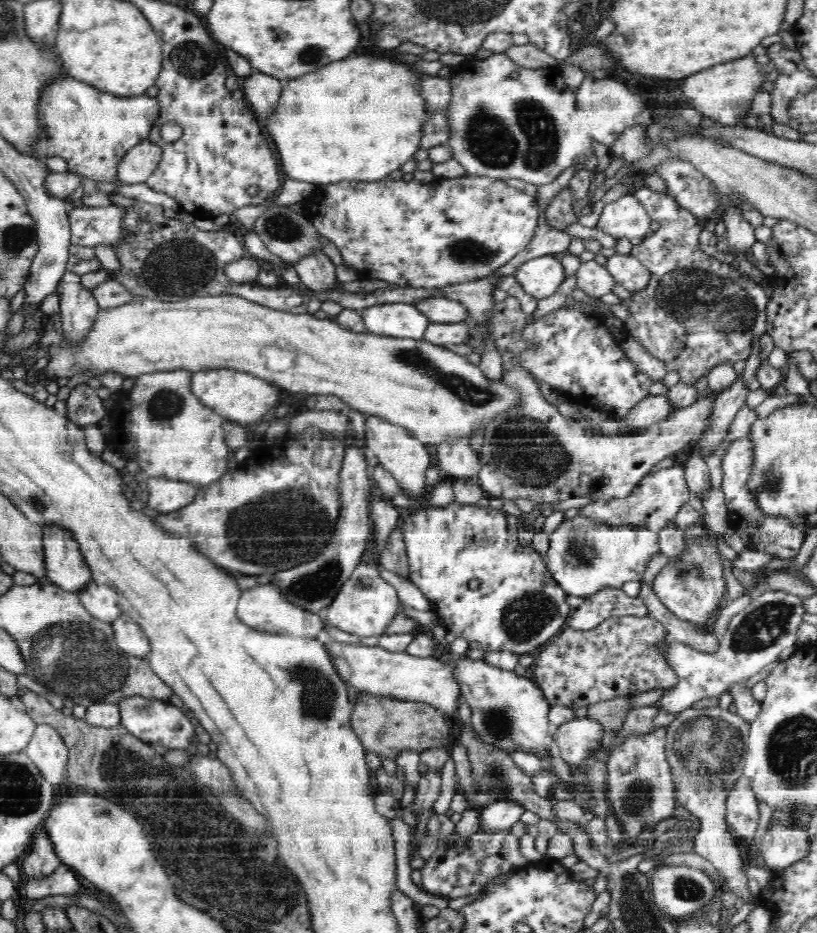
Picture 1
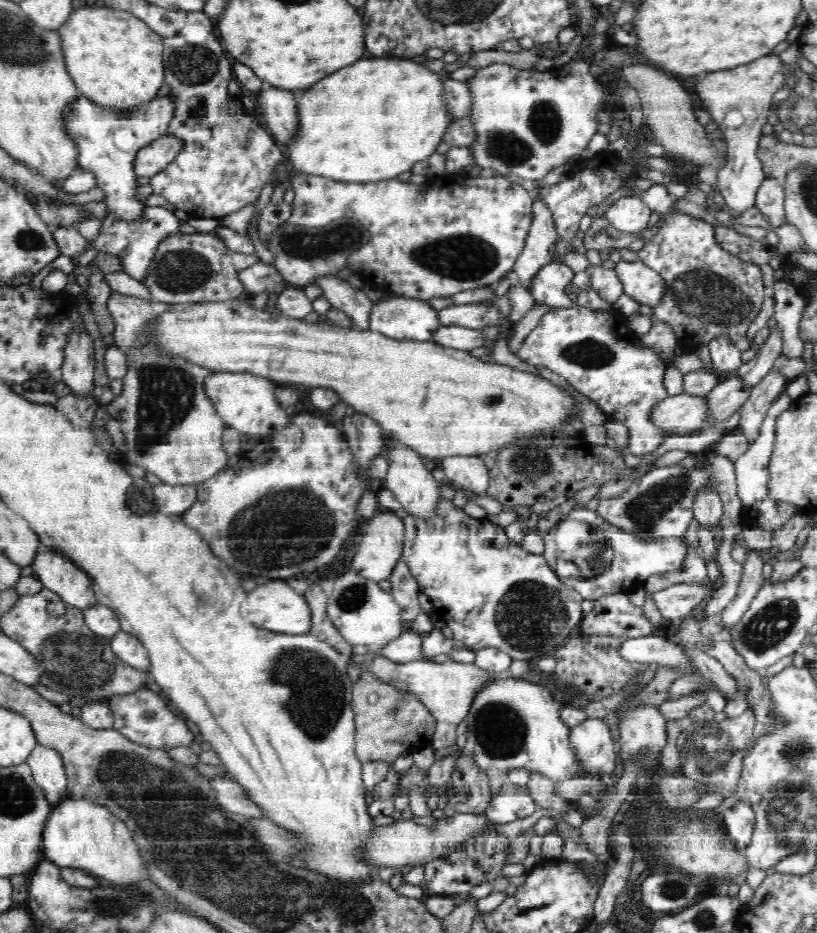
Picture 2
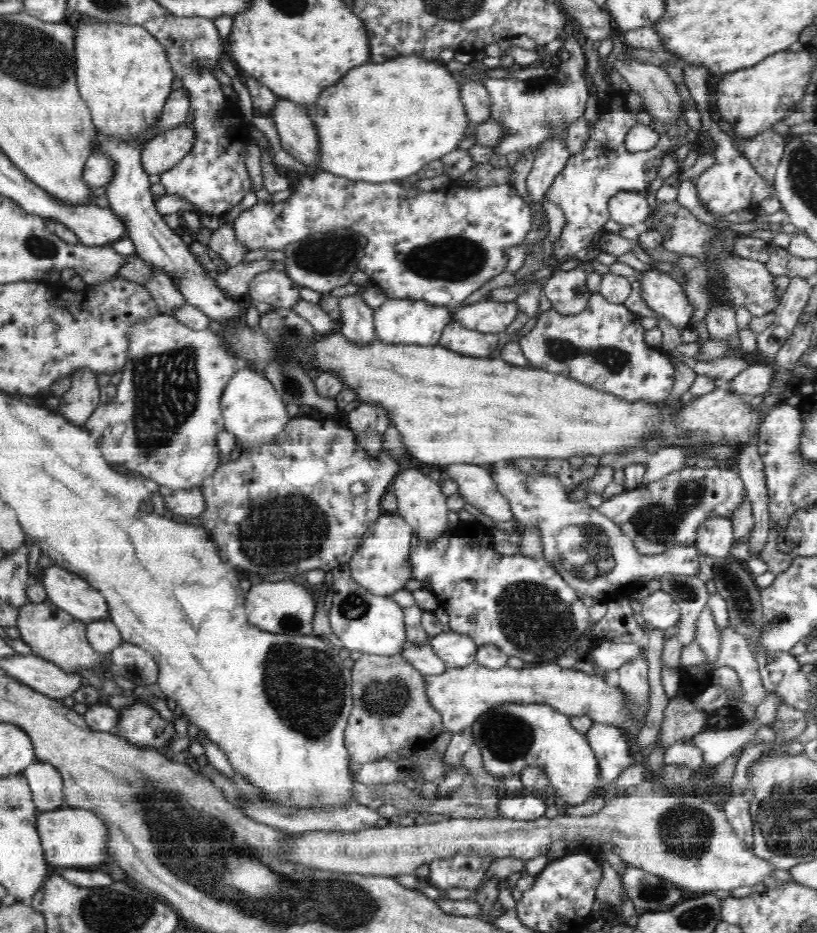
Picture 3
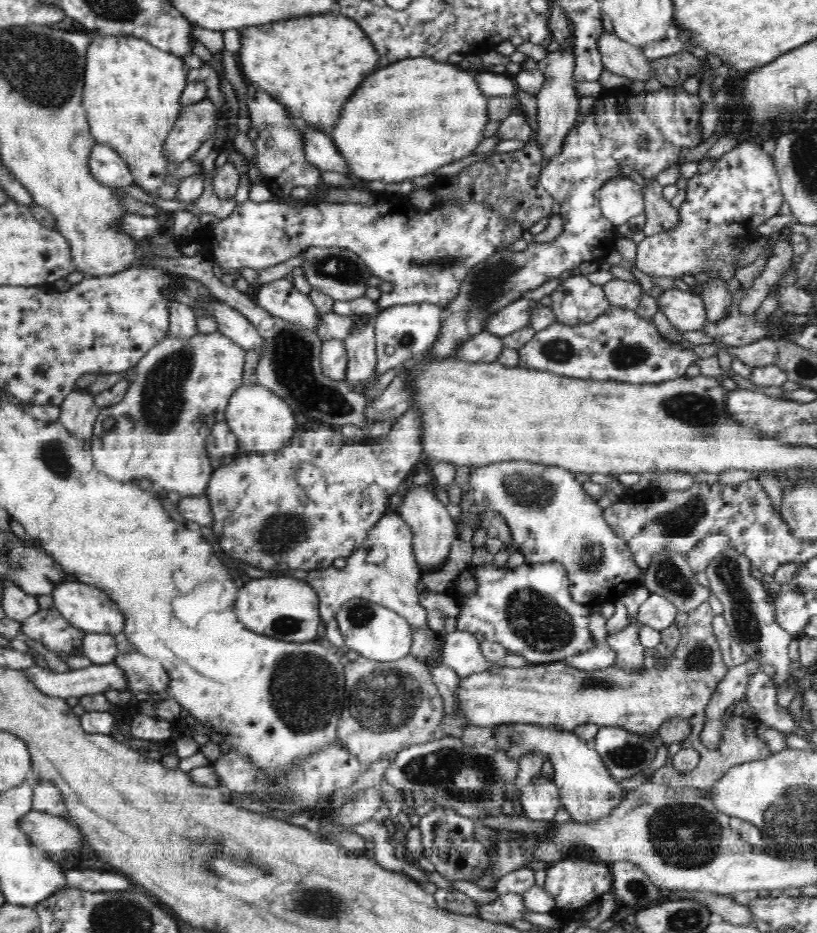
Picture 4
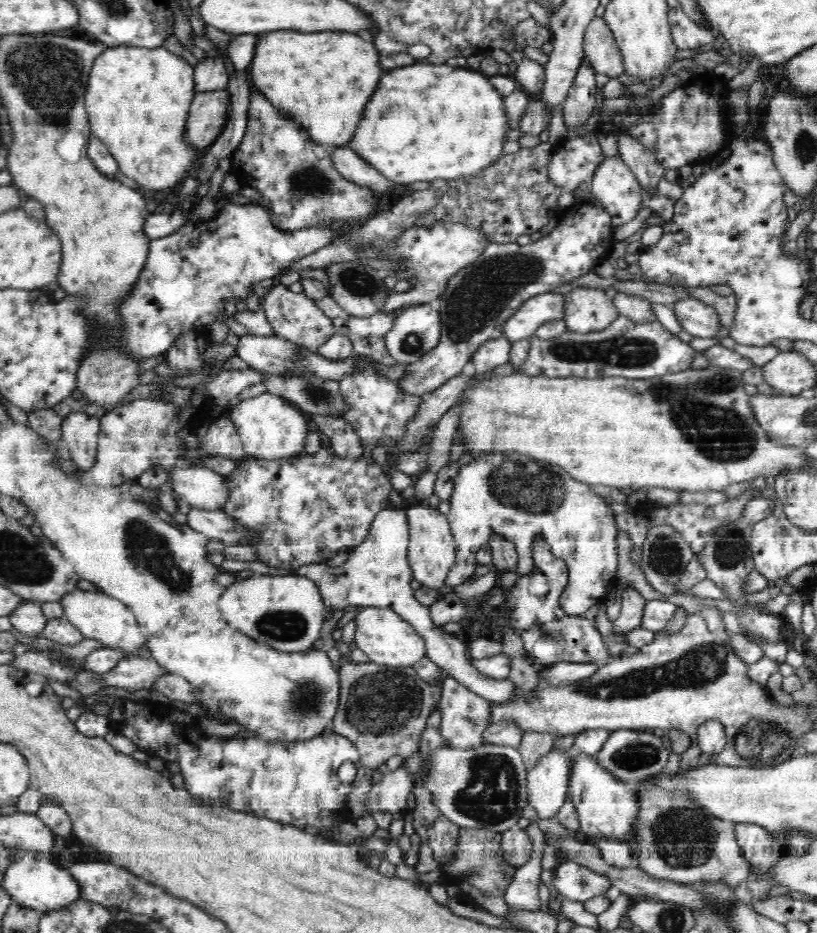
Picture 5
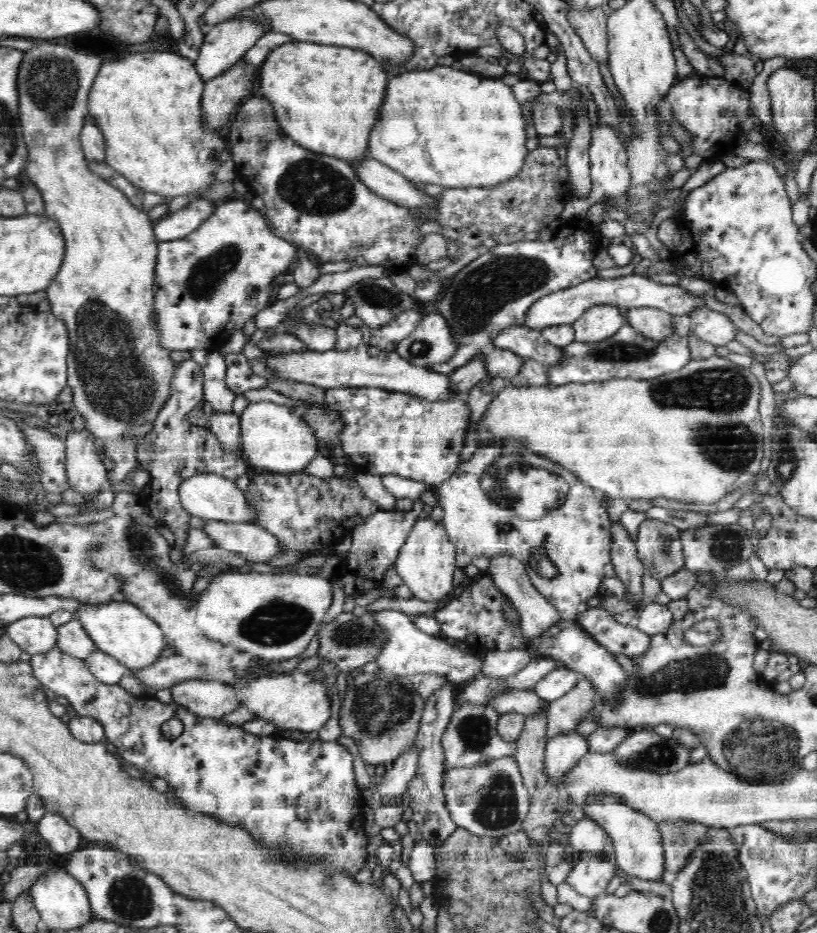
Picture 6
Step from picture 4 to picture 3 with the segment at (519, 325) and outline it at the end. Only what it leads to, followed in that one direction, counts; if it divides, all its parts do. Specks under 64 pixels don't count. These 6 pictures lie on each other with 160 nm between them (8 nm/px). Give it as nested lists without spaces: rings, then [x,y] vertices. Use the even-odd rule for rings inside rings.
[[[482,300],[452,311],[454,321],[469,330],[482,333],[500,333],[516,319],[519,306],[515,302]]]

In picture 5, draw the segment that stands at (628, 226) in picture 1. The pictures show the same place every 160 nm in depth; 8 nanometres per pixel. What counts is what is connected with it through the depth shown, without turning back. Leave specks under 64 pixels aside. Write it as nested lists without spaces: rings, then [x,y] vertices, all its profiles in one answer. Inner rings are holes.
[[[607,156],[592,177],[592,194],[612,217],[612,226],[632,220],[643,206],[642,185],[619,156]]]

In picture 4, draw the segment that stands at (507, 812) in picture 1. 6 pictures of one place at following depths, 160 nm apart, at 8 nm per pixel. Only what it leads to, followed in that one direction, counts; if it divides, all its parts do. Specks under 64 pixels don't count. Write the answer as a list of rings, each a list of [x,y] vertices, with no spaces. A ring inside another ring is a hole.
[[[536,775],[530,785],[520,788],[523,816],[536,821],[553,821],[561,804],[557,786],[544,776]]]

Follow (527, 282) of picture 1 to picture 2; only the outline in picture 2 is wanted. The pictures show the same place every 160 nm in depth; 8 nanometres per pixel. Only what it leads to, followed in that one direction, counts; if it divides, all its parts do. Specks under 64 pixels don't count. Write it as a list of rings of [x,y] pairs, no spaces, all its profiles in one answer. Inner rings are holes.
[[[548,261],[533,274],[529,290],[537,303],[555,308],[575,308],[572,294],[574,271],[565,263]]]

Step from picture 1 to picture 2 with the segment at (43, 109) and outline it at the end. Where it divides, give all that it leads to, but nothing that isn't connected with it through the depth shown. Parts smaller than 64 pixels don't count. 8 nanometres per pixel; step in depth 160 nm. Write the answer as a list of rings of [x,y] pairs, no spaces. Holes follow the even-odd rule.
[[[80,94],[67,106],[63,118],[63,130],[72,138],[77,148],[77,167],[92,171],[96,184],[104,192],[107,212],[118,220],[136,222],[142,218],[147,206],[136,197],[138,175],[133,174],[133,161],[140,148],[165,135],[169,121],[173,118],[172,97],[156,97],[130,110],[108,108],[96,104],[88,96]]]

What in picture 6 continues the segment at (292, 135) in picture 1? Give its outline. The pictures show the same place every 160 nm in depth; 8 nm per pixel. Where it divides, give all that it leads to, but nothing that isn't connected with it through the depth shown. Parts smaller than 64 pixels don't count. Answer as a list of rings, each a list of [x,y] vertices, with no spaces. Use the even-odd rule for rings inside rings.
[[[436,65],[431,69],[417,69],[412,72],[404,72],[388,80],[386,86],[384,100],[381,106],[381,112],[377,118],[380,118],[376,124],[372,126],[372,132],[369,133],[368,150],[369,158],[376,159],[382,164],[394,169],[396,172],[404,175],[409,181],[424,182],[424,184],[438,184],[445,188],[468,188],[474,186],[496,186],[500,182],[514,178],[522,166],[524,160],[528,156],[528,147],[526,147],[526,122],[522,115],[523,104],[516,100],[512,87],[508,86],[501,78],[486,77],[480,74],[470,73],[469,71],[454,69],[450,66]]]

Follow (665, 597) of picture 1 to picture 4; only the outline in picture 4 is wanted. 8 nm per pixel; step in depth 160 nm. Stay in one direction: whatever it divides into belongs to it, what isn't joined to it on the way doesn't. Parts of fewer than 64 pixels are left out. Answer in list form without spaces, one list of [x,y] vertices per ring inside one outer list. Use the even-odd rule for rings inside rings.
[[[649,593],[649,597],[639,606],[637,621],[654,630],[664,631],[676,622],[678,609],[666,598],[658,594]]]

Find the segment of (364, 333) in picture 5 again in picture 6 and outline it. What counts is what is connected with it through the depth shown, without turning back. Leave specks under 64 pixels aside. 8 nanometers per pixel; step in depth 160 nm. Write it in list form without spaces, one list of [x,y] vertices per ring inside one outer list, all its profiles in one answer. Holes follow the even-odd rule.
[[[414,311],[400,314],[400,317],[394,321],[382,326],[379,330],[372,331],[369,345],[392,352],[404,338],[417,328],[421,318],[422,315]]]

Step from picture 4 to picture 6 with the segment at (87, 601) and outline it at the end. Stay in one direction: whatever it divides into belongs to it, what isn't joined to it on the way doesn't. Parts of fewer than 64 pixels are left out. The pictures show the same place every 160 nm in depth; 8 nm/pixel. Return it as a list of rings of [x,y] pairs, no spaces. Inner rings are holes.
[[[106,601],[97,604],[81,603],[77,606],[75,618],[93,640],[97,650],[117,658],[130,669],[145,668],[160,658],[164,650],[164,638],[160,627],[148,618],[134,603],[127,601]]]

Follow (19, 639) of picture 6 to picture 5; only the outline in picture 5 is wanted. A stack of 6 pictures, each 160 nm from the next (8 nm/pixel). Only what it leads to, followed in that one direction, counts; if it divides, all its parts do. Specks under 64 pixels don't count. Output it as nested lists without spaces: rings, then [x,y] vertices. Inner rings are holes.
[[[25,601],[16,606],[16,610],[11,612],[9,620],[20,634],[36,639],[41,637],[41,630],[44,629],[48,619],[44,616],[40,602]]]

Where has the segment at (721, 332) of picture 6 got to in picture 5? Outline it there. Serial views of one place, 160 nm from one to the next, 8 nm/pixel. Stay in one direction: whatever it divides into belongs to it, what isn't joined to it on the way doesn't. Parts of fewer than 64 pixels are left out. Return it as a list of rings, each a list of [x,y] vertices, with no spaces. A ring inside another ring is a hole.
[[[694,297],[674,303],[674,315],[681,328],[692,337],[713,339],[720,330],[720,318],[712,305],[704,304]]]

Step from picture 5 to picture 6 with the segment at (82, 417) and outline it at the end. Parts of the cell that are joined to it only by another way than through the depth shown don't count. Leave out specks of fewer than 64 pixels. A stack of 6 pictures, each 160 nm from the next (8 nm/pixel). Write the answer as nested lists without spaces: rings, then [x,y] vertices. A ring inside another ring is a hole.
[[[88,430],[68,434],[65,444],[65,467],[70,490],[96,494],[106,487],[108,465],[96,456],[94,433]]]

